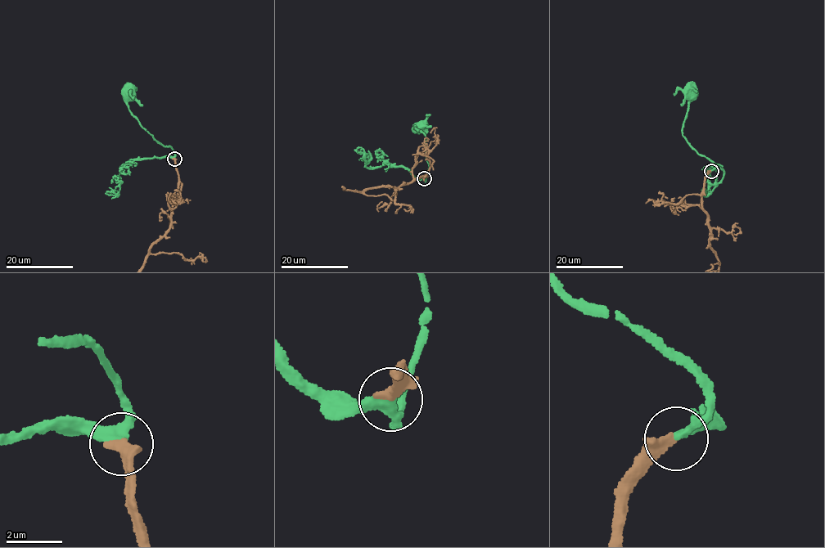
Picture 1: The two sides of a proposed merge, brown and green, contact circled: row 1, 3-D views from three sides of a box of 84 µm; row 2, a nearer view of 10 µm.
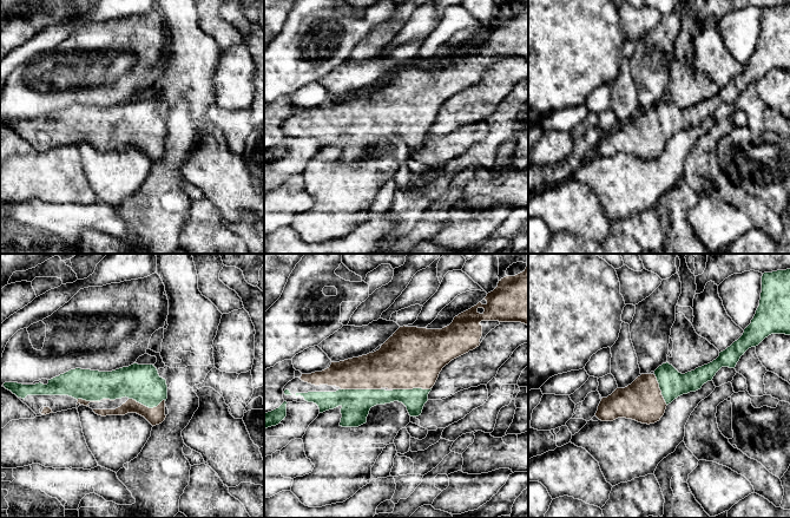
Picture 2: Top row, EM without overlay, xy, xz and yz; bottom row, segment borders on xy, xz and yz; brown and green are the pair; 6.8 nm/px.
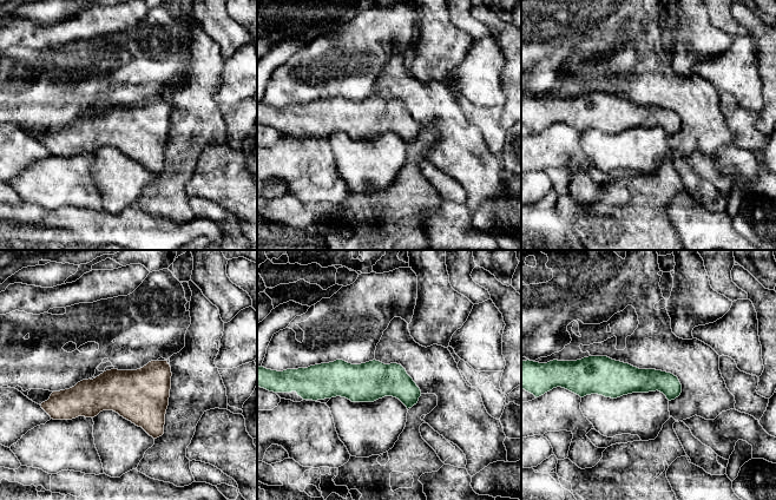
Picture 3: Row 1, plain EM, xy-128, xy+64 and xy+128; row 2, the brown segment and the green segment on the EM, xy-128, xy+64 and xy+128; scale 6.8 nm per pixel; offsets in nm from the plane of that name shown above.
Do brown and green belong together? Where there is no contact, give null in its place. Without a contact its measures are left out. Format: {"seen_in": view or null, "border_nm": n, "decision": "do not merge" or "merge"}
{"seen_in": "xz", "border_nm": 280, "decision": "merge"}

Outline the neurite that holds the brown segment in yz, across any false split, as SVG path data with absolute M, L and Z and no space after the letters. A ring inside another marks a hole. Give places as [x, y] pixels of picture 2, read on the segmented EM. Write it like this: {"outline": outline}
{"outline": "M790 269L763 274L759 306L751 323L716 360L685 374L663 363L653 374L641 374L627 387L603 398L595 417L601 421L626 418L654 424L674 399L700 389L722 367L735 368L749 348L771 334L790 335Z"}

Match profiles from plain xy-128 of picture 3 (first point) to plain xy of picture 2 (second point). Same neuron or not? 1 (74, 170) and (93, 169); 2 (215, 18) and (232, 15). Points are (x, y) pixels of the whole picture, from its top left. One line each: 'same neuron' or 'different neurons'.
1: different neurons
2: different neurons

